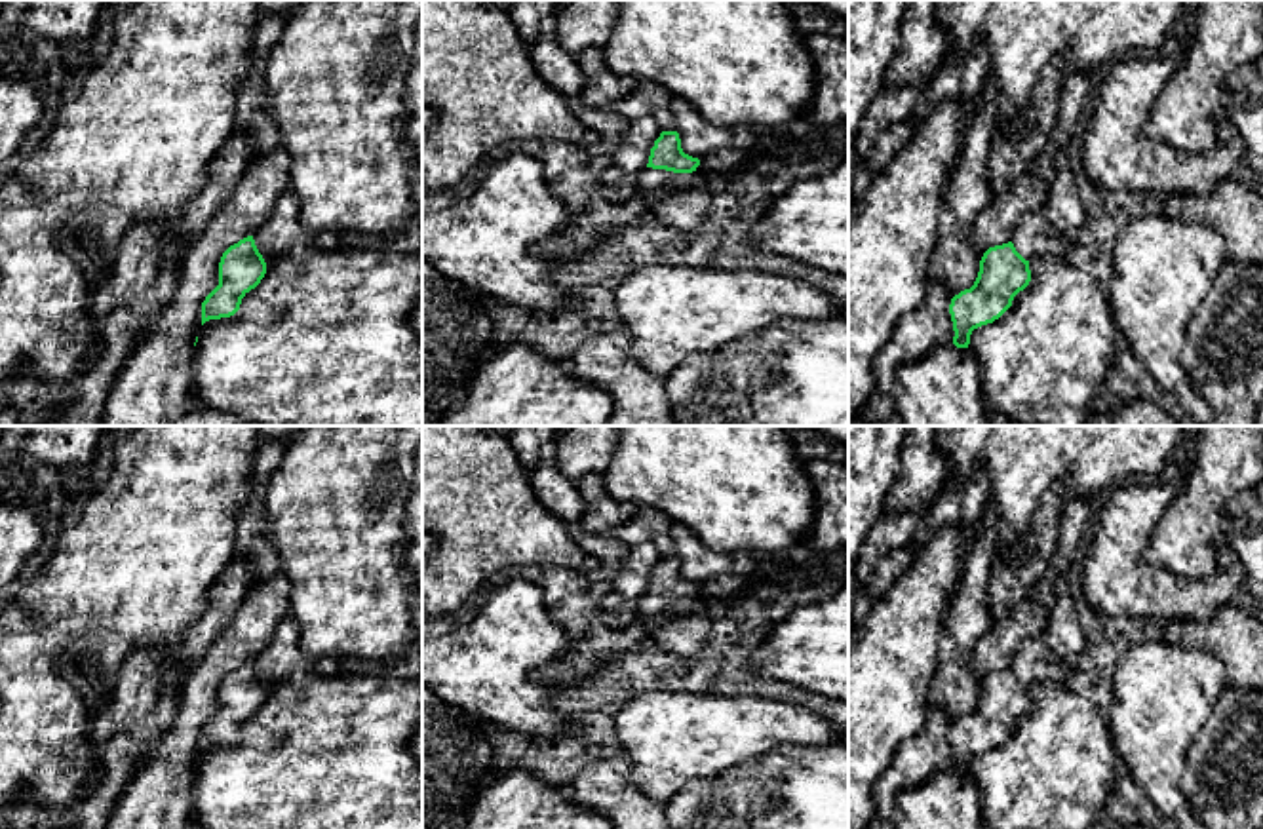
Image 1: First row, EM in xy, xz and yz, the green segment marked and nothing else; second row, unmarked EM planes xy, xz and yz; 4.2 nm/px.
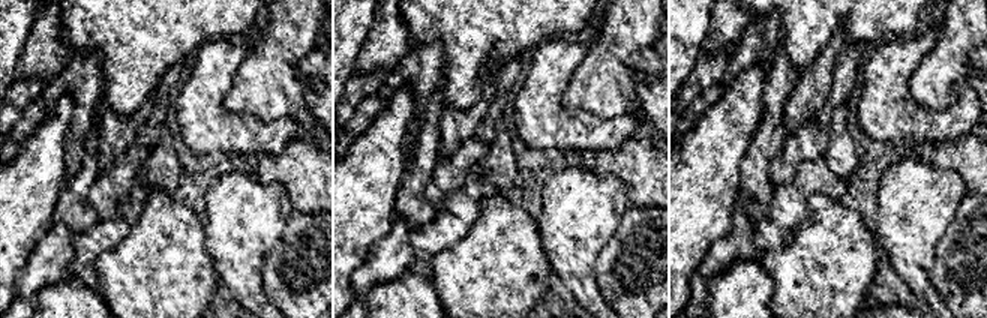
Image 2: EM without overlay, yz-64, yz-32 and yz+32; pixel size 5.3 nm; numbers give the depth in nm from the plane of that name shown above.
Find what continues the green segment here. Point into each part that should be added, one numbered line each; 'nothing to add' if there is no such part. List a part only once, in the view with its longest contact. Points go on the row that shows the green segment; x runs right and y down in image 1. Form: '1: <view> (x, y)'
1: xz (685, 210)

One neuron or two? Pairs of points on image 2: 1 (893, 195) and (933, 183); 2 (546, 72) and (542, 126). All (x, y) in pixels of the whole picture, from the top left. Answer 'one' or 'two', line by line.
1: one
2: one

